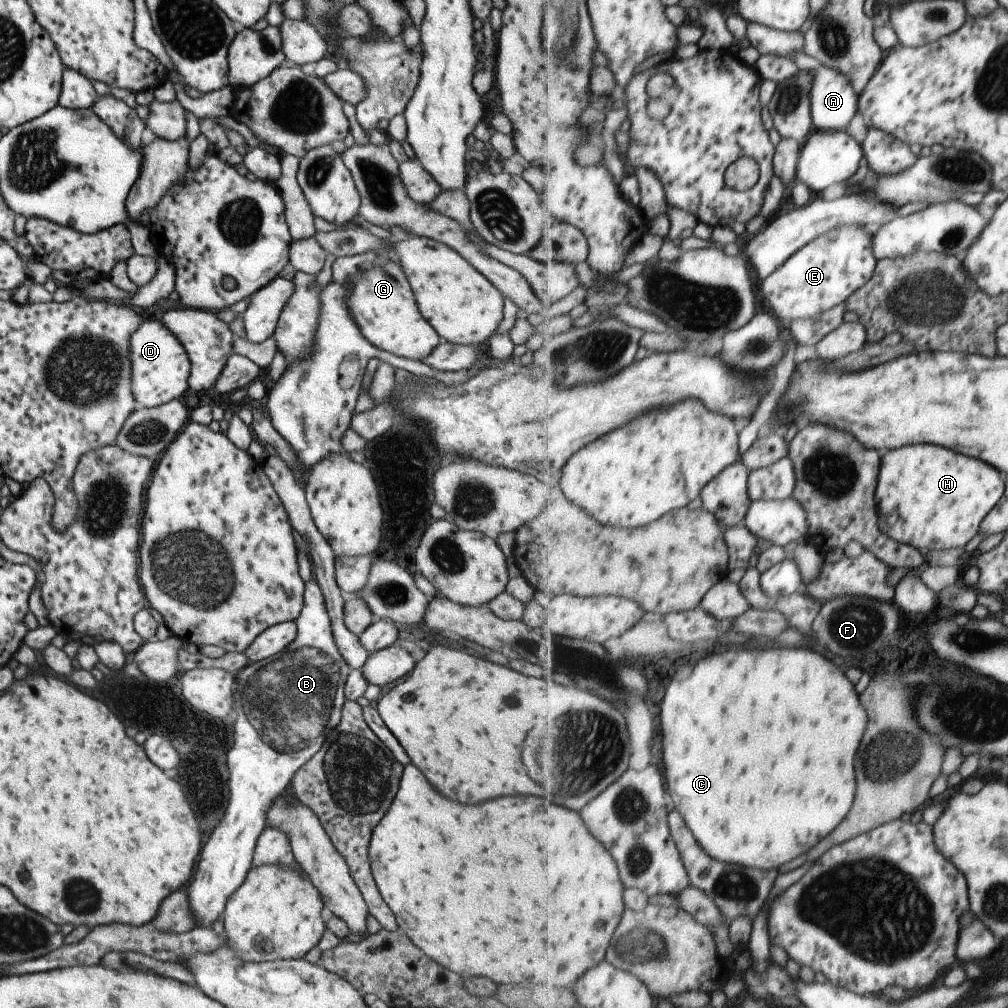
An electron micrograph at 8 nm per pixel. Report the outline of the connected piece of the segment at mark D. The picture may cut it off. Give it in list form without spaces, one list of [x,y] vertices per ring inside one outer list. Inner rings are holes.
[[[145,319],[131,334],[128,346],[132,395],[138,407],[155,408],[187,390],[190,360],[179,339],[161,321]]]

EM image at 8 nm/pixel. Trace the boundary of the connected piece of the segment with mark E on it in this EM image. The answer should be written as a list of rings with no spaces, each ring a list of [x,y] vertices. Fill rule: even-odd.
[[[845,225],[818,236],[800,248],[781,268],[761,283],[763,298],[767,300],[774,314],[786,325],[795,319],[817,317],[818,314],[842,305],[855,290],[865,286],[875,274],[878,258],[874,254],[874,234],[869,234],[863,225]]]

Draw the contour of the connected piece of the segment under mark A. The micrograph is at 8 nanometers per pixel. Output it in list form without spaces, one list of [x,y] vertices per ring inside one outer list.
[[[805,50],[796,53],[795,62],[801,71],[810,73],[812,85],[810,92],[812,106],[812,121],[815,130],[819,131],[844,131],[851,120],[855,118],[860,108],[860,95],[855,90],[853,83],[839,69],[827,66],[814,56],[809,56]]]

